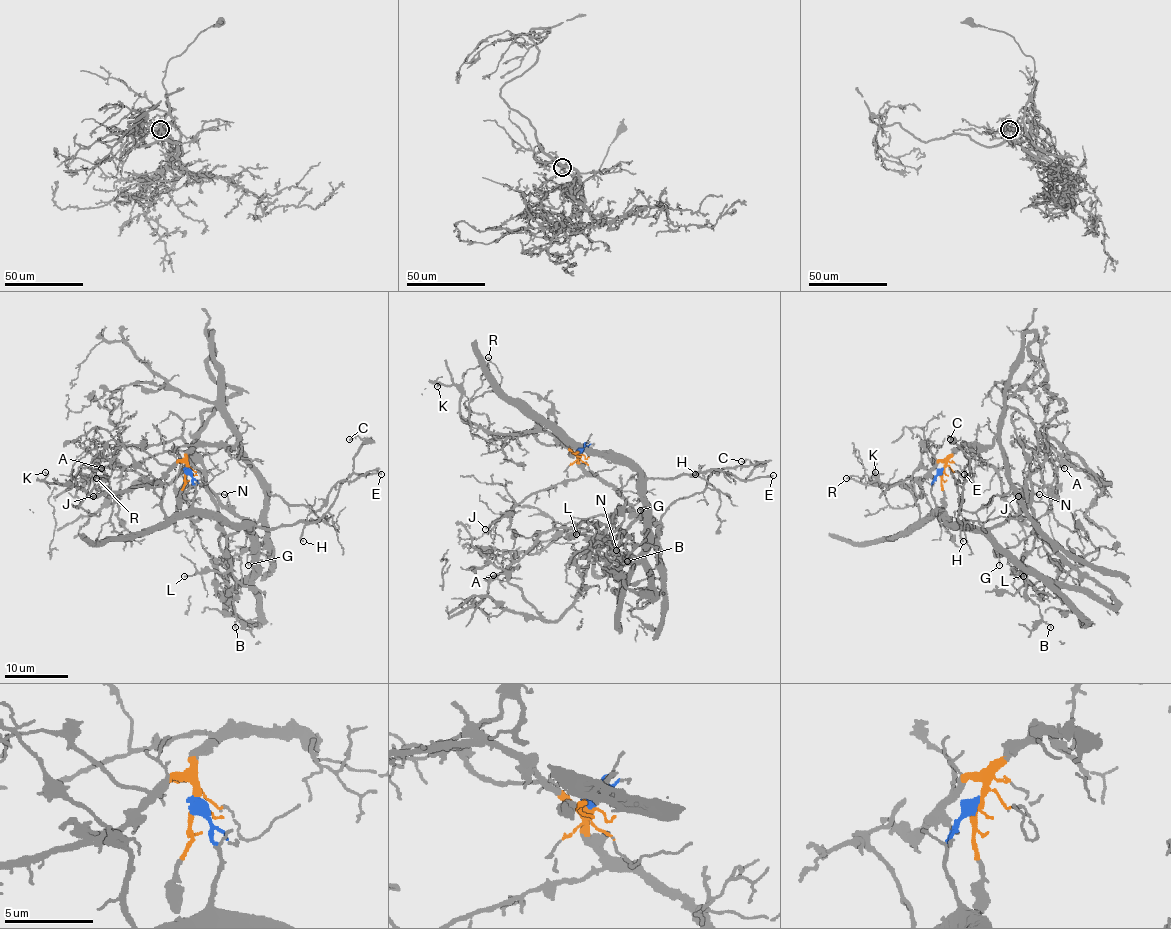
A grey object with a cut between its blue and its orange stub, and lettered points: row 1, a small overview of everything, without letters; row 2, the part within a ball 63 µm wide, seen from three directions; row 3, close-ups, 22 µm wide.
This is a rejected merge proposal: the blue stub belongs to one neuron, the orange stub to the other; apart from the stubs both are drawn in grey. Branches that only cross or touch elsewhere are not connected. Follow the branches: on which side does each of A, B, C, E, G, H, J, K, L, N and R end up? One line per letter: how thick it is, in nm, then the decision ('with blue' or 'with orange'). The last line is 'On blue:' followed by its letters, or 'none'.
A: 130 nm | with orange
B: 130 nm | with orange
C: 130 nm | with blue
E: 200 nm | with blue
G: 120 nm | with blue
H: 130 nm | with blue
J: 100 nm | with orange
K: 100 nm | with orange
L: 150 nm | with orange
N: 120 nm | with blue
R: 110 nm | with orange
On blue: C, E, G, H, N

